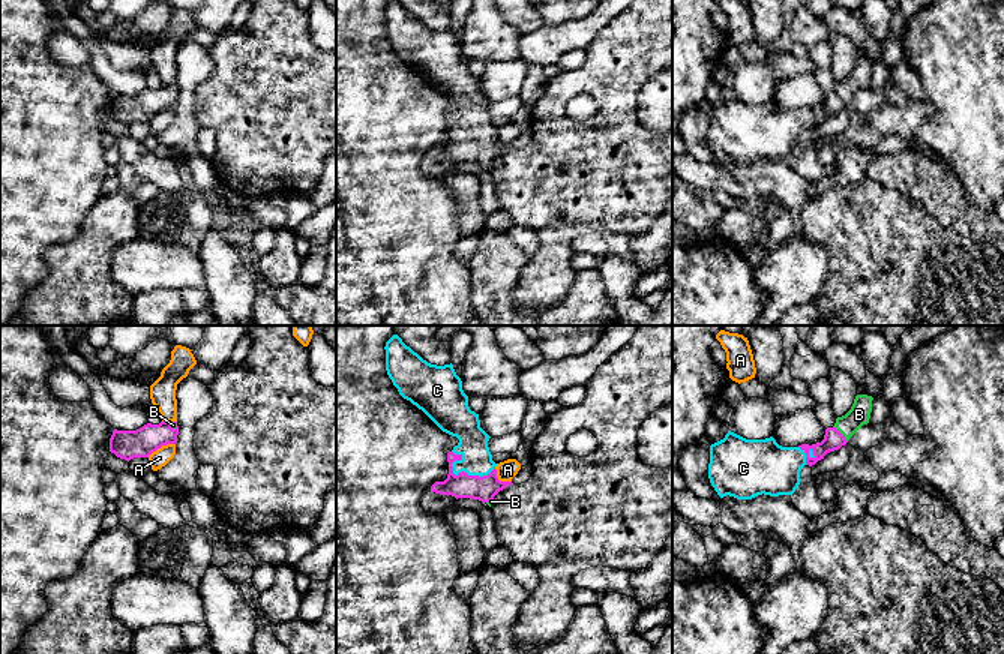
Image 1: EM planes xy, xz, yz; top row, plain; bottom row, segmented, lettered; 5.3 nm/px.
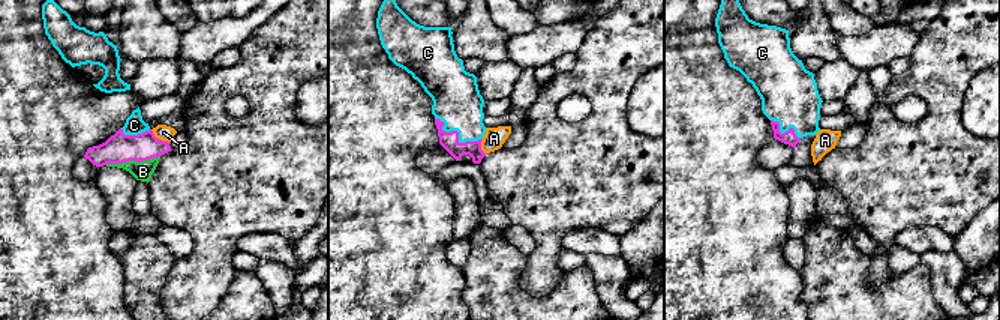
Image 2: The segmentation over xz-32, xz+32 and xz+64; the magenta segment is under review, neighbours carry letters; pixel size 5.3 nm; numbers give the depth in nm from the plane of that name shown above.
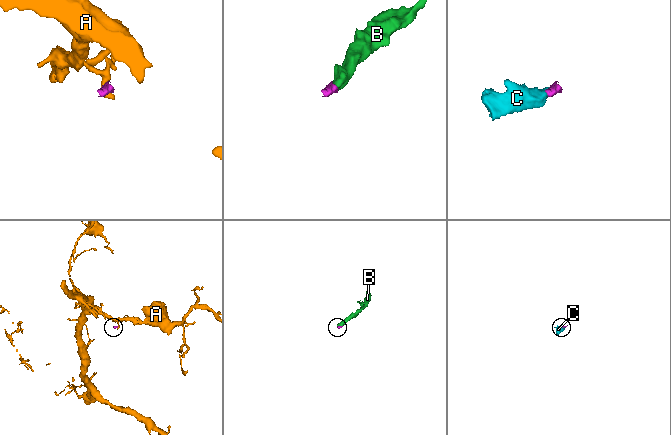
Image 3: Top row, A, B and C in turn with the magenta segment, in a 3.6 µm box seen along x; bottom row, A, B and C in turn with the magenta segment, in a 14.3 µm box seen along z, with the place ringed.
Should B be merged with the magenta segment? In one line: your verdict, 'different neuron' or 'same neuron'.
same neuron

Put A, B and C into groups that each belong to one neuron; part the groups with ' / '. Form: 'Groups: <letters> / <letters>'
Groups: A / B C

